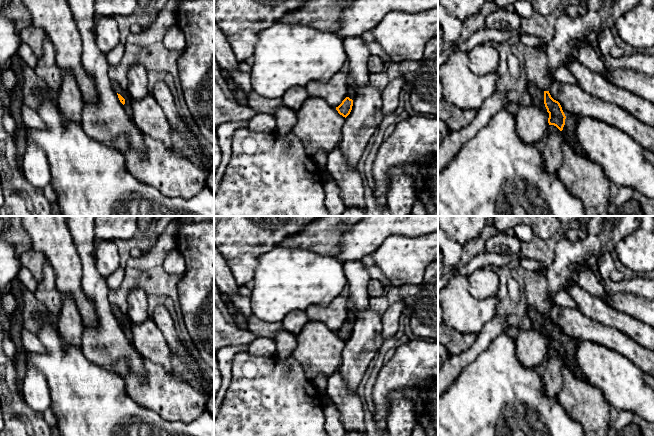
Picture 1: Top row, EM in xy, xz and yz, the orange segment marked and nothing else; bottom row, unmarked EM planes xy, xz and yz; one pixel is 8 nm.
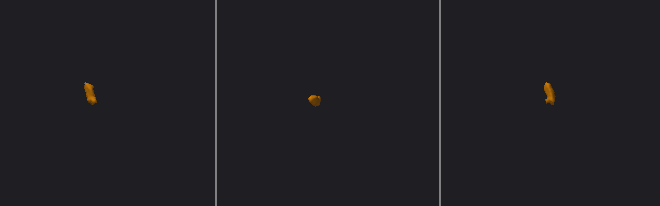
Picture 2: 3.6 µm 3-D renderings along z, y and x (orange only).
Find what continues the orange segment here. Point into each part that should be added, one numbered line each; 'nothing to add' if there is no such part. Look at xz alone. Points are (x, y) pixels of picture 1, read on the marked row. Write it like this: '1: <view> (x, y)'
1: xz (352, 91)

